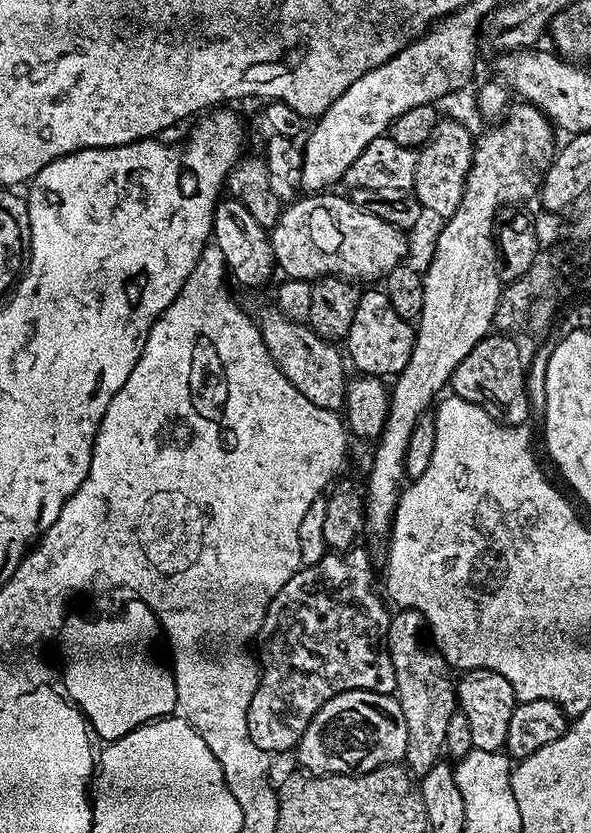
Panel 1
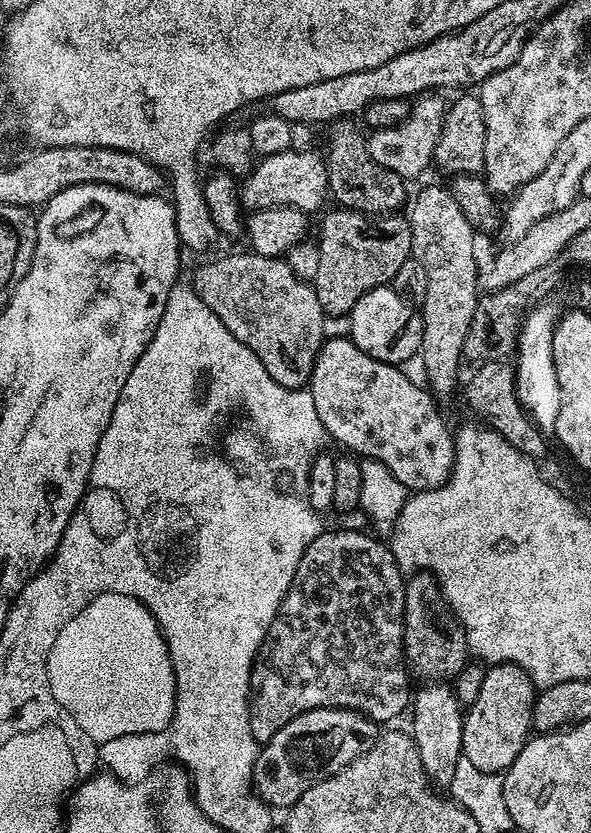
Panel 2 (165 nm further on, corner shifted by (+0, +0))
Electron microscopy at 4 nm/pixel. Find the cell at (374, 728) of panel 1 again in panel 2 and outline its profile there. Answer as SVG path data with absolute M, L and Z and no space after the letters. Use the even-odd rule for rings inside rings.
M348 708L310 710L282 726L282 730L259 749L252 771L252 787L269 809L287 810L306 794L306 790L310 790L310 786L338 774L338 770L370 750L377 735L377 721L361 712L352 712Z

